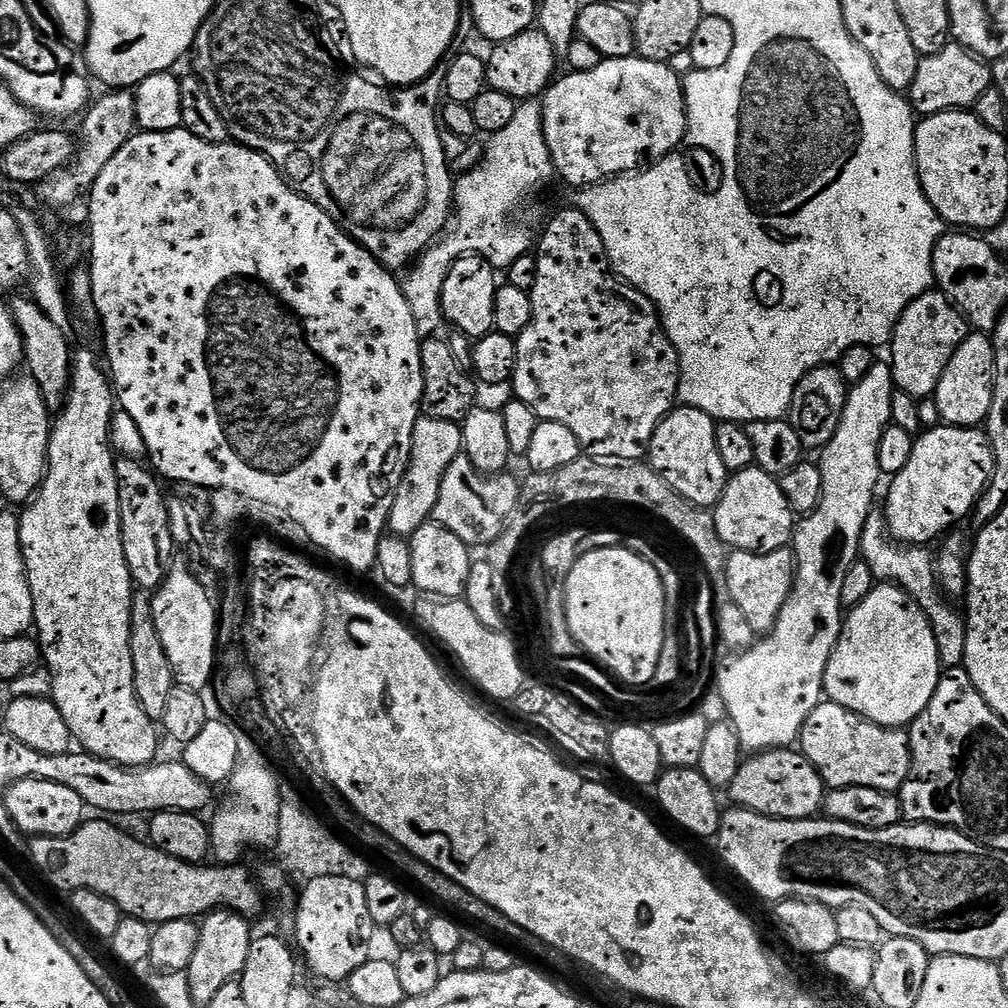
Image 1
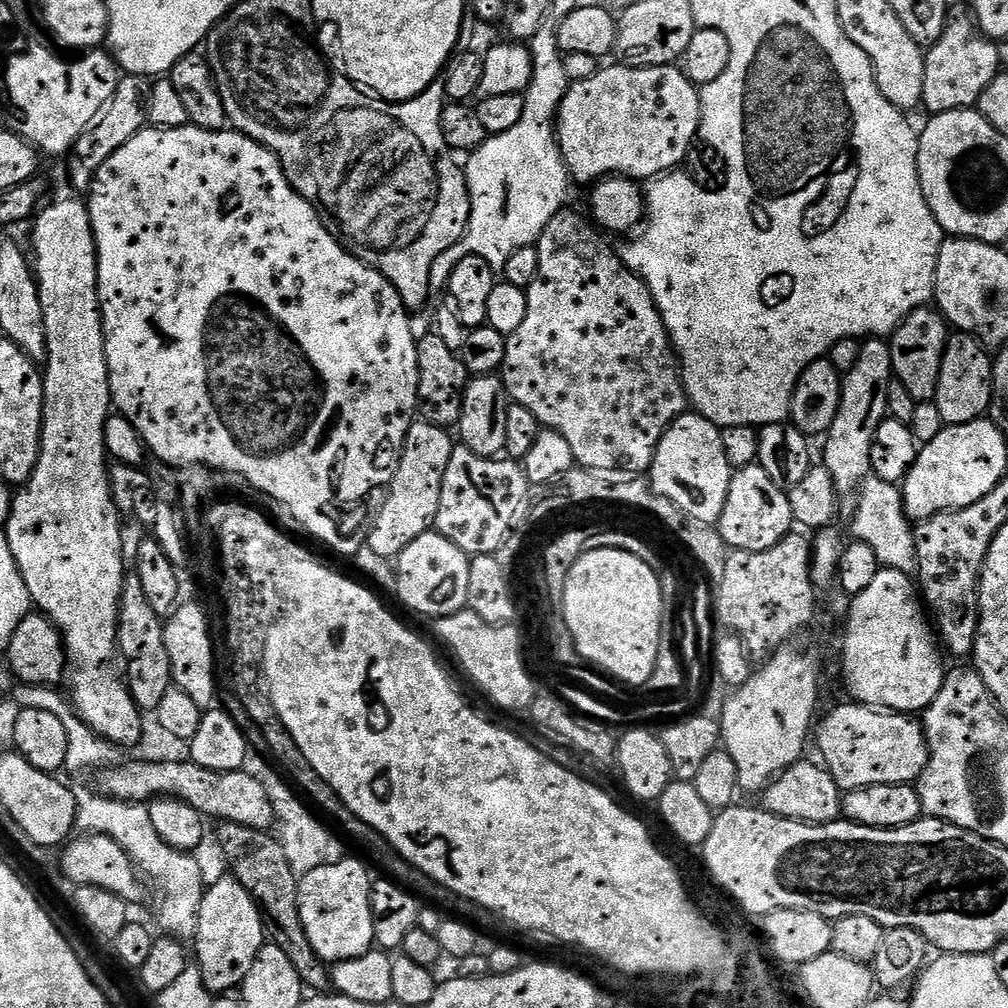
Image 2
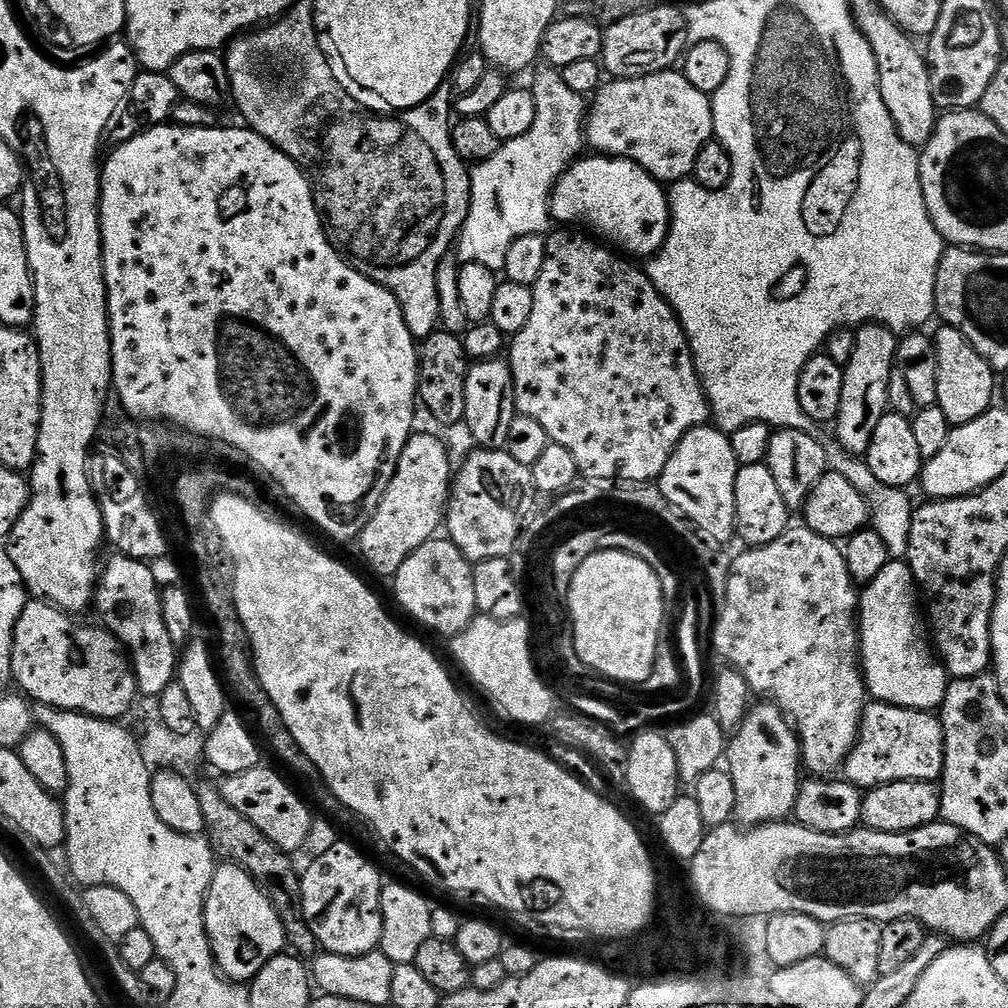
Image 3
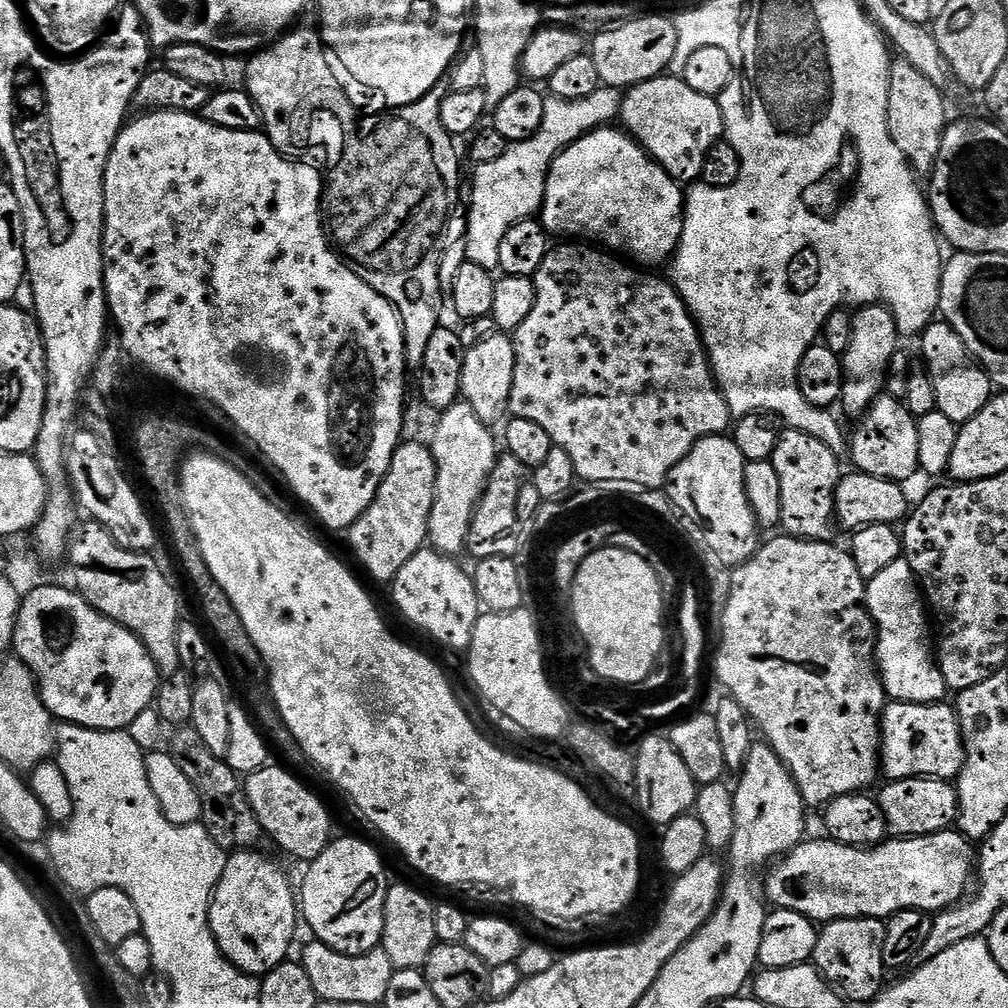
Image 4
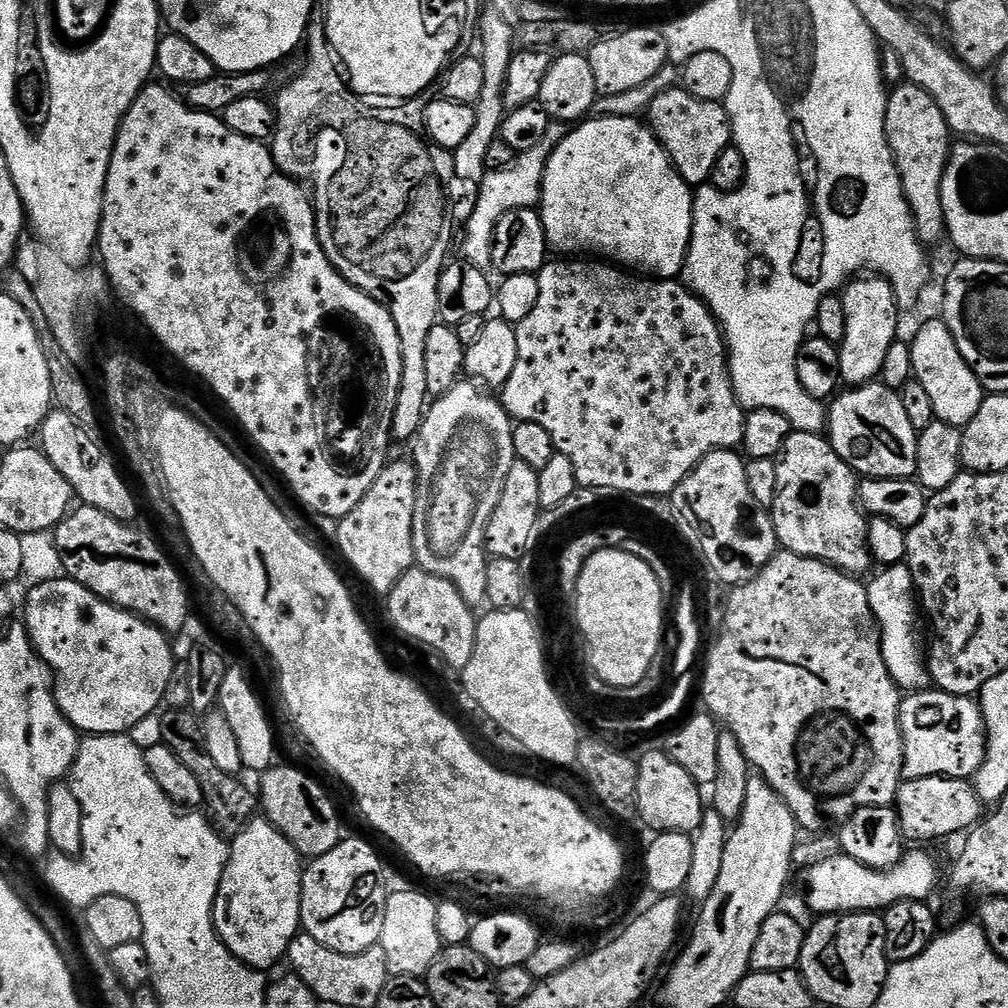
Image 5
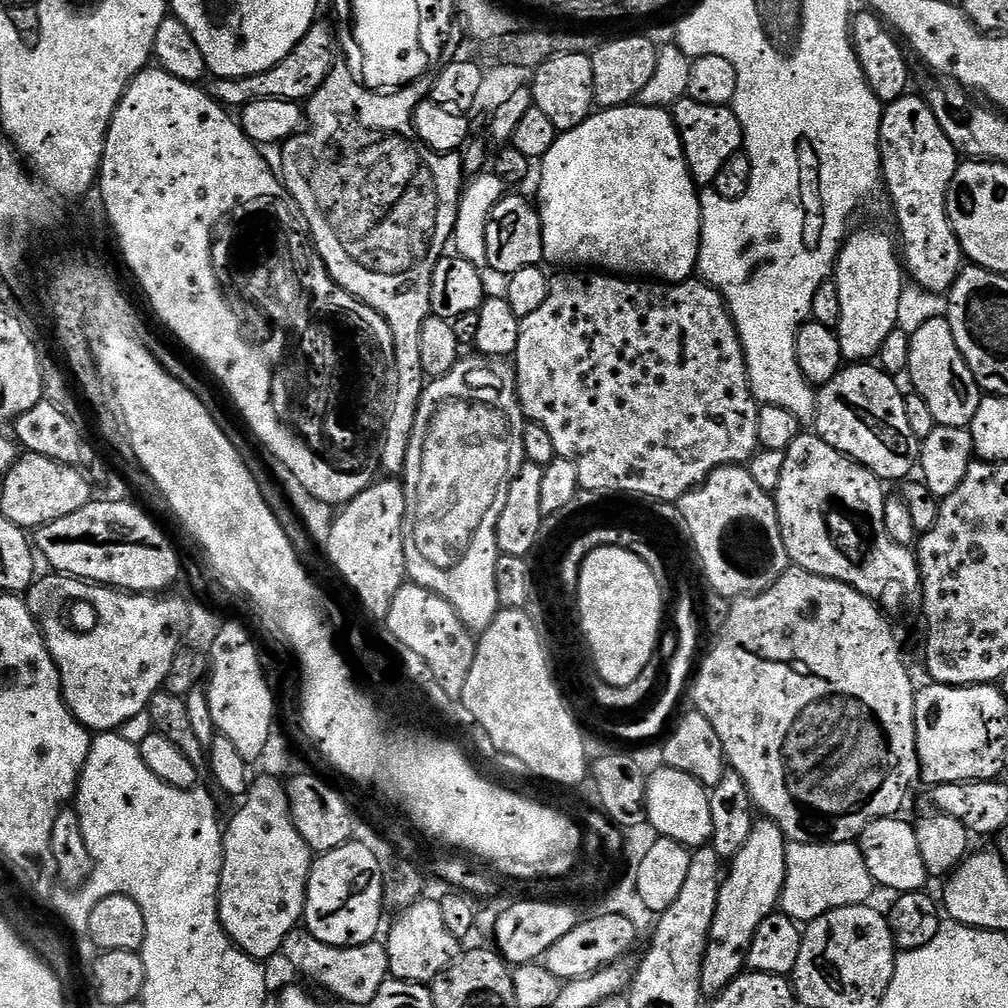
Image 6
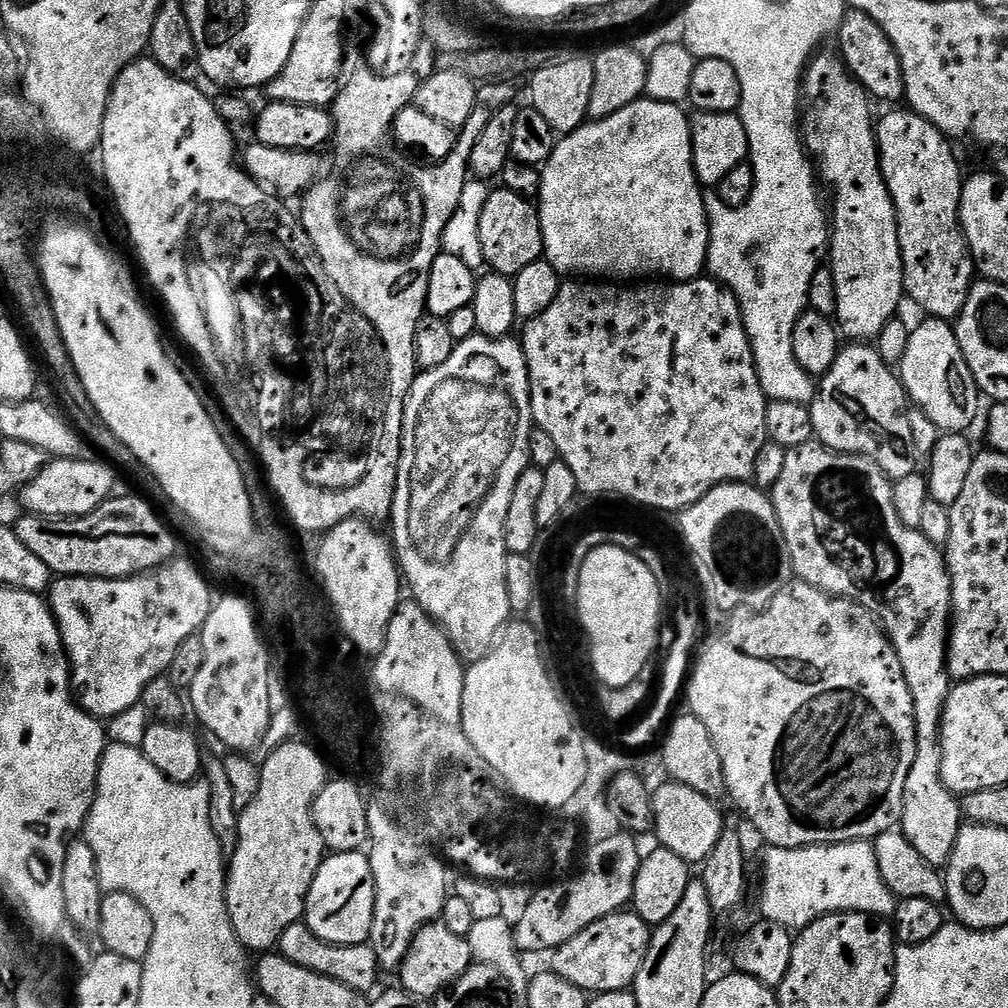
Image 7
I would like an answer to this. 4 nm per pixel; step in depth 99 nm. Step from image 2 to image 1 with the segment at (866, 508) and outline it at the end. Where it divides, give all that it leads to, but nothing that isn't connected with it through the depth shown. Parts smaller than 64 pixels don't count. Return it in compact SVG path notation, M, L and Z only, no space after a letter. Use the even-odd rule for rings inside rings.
M873 510L866 518L866 526L862 526L862 542L859 559L870 566L870 574L874 574L877 582L895 584L904 592L908 592L918 602L920 609L928 615L930 626L938 642L938 654L944 668L958 668L963 665L966 654L965 617L951 608L949 601L940 591L940 583L936 581L936 561L933 549L928 546L901 544L892 537L884 513Z

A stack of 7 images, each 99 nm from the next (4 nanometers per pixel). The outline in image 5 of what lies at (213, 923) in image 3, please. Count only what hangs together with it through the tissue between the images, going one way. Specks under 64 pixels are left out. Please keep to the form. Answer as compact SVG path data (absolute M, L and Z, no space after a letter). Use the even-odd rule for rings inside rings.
M253 818L237 836L231 837L228 861L212 907L212 921L220 941L243 964L269 970L287 957L290 942L302 928L301 875L300 851L268 819Z

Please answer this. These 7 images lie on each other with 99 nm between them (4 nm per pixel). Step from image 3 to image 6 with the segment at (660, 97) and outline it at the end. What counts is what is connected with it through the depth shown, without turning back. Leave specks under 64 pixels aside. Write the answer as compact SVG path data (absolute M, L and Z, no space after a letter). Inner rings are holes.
M685 98L675 104L671 113L684 143L684 153L693 180L697 185L711 186L728 159L744 148L744 131L735 112L728 106L706 106L697 100Z

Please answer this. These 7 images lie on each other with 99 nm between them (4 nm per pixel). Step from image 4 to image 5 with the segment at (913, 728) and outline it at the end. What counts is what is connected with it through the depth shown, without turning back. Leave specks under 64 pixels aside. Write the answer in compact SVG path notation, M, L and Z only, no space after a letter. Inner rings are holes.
M921 690L900 702L900 733L904 747L904 780L945 776L968 780L975 777L986 754L984 719L971 696L955 696L939 690Z

